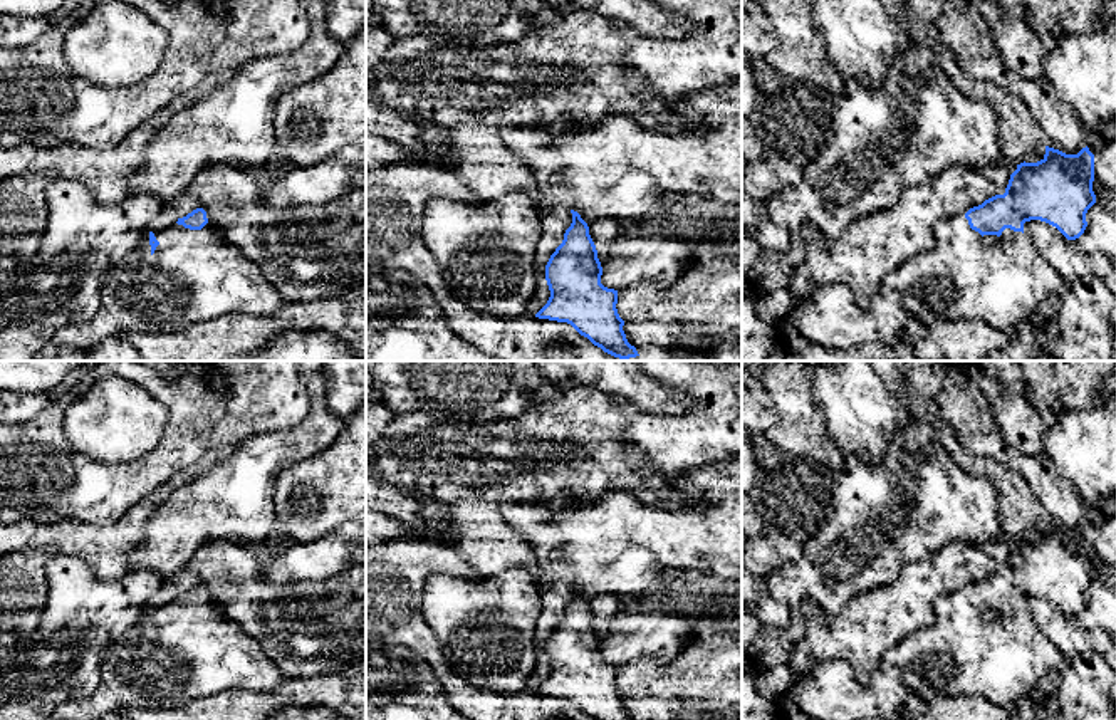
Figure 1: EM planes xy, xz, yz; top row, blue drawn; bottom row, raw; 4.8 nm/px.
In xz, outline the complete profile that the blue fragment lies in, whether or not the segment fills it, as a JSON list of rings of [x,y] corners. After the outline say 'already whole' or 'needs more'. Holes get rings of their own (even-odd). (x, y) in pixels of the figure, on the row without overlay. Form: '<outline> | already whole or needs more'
[[[577,587],[571,589],[572,599],[545,641],[550,673],[535,693],[567,698],[592,720],[629,720],[616,685],[618,666],[601,660],[589,603]]] | already whole

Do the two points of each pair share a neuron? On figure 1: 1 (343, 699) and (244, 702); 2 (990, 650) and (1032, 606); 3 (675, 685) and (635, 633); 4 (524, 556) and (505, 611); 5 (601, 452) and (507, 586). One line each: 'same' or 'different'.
1: same
2: different
3: different
4: different
5: different

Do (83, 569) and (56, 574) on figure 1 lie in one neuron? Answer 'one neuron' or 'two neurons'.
one neuron

